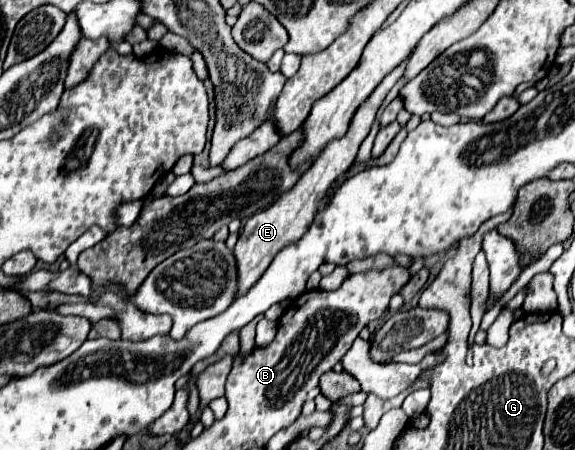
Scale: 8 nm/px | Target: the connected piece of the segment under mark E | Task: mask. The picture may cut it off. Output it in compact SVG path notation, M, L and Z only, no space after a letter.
M404 60L400 66L396 66L396 70L392 70L388 74L388 78L384 78L384 82L380 82L380 86L366 98L366 102L360 106L360 110L356 110L356 114L352 116L348 132L342 138L330 140L328 146L324 146L324 152L314 160L314 164L300 176L300 180L288 192L284 192L270 208L256 212L246 222L244 230L240 232L238 244L234 248L236 264L238 264L238 278L240 278L240 294L244 294L248 288L252 288L260 280L264 270L270 266L272 258L284 246L300 240L300 236L308 230L308 226L312 224L314 214L320 208L320 202L322 202L326 190L332 186L332 182L338 176L342 176L352 166L362 140L368 136L368 132L370 132L370 128L372 128L372 124L376 120L376 112L378 112L380 104L384 102L384 98L390 92L390 88L402 78L402 74L406 70L406 64L408 64L408 60Z

